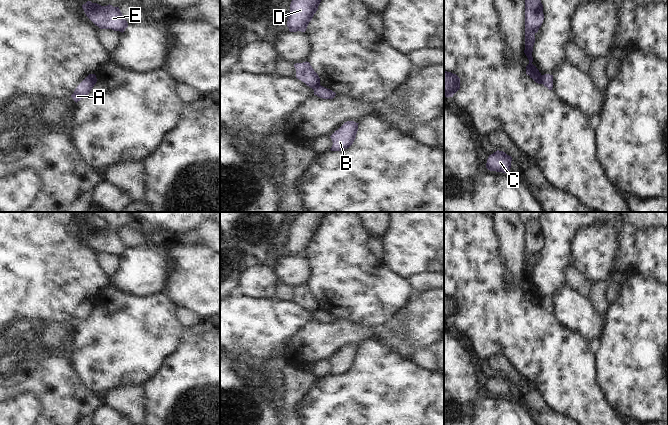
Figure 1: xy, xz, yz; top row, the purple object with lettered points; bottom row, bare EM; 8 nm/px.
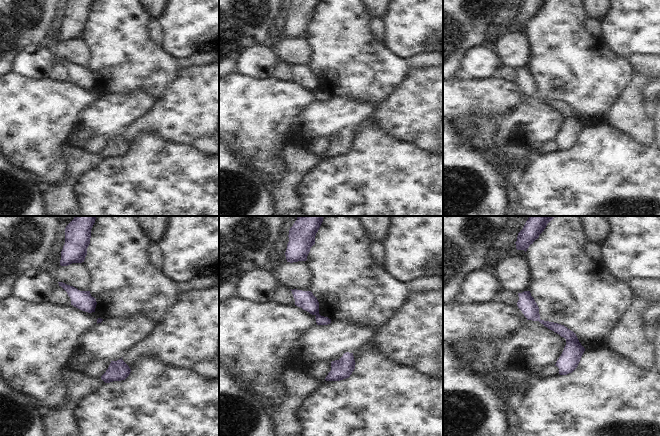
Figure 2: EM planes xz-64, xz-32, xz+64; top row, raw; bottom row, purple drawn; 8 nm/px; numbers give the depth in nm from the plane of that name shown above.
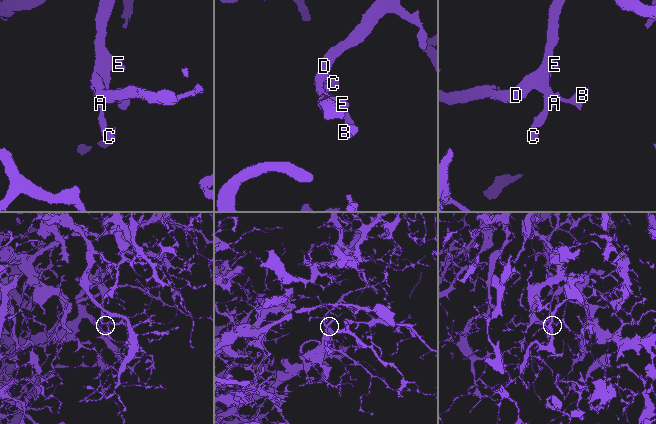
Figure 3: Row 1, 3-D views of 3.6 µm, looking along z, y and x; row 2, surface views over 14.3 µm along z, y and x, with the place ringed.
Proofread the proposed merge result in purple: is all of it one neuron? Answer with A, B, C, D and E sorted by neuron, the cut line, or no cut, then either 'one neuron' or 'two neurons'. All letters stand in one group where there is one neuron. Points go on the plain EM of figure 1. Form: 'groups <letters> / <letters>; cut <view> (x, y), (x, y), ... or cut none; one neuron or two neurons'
groups A C D E / B; cut yz (542, 299), (541, 307); two neurons

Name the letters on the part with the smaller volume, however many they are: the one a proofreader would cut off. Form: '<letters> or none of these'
B

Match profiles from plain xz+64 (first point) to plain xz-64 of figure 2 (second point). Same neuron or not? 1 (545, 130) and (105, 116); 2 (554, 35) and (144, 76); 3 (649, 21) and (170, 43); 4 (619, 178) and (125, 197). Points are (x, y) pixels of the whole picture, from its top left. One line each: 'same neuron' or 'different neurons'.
1: same neuron
2: same neuron
3: same neuron
4: same neuron

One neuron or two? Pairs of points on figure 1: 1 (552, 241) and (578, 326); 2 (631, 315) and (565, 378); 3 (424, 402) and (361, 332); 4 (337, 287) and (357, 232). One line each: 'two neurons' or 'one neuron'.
1: two neurons
2: two neurons
3: two neurons
4: one neuron

